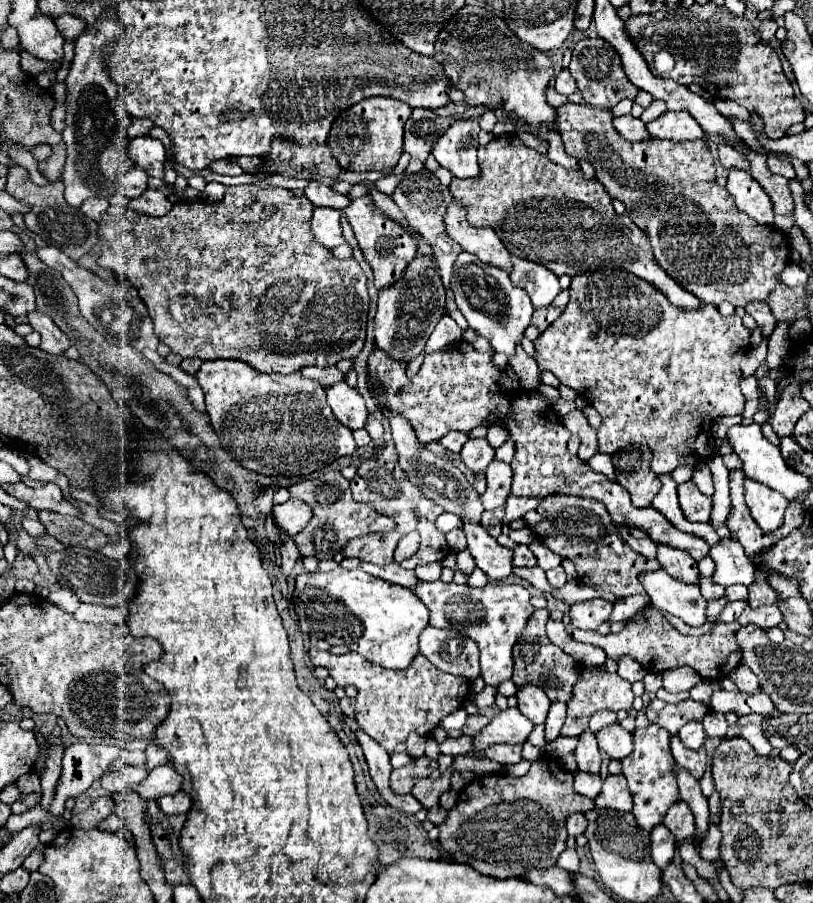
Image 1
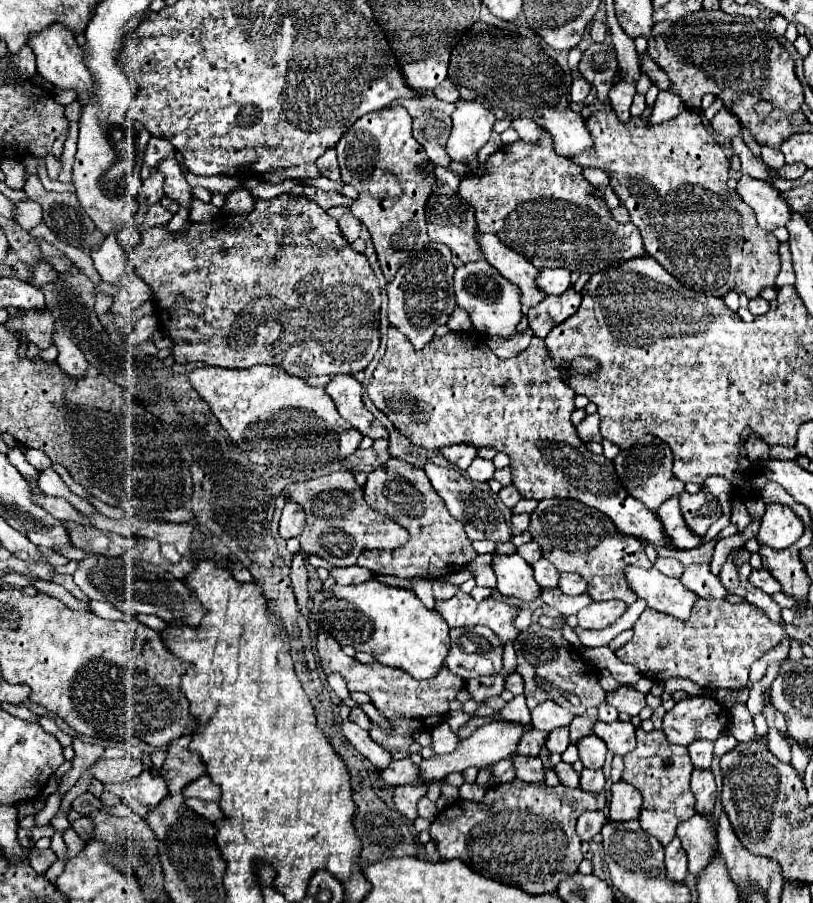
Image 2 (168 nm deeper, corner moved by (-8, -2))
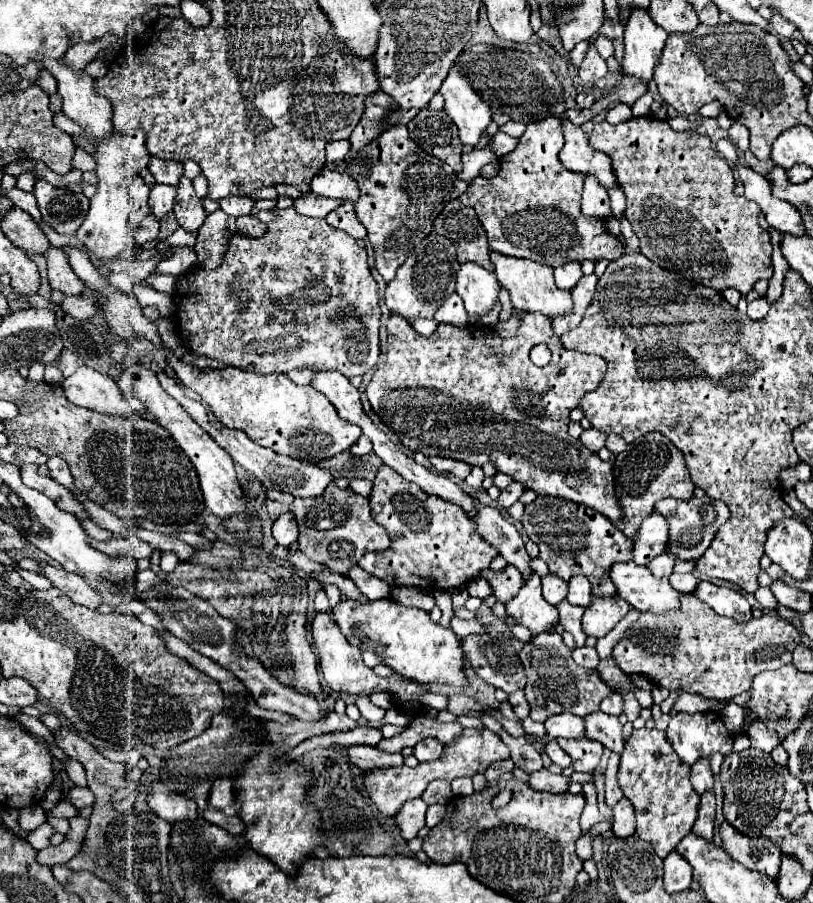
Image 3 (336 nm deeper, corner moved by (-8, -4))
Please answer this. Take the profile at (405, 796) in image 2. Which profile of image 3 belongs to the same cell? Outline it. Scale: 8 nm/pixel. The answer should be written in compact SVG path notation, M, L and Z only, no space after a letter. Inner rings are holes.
M411 799L403 805L403 809L395 815L395 823L403 835L403 839L413 839L417 837L419 829L425 827L425 811L427 803L421 799Z

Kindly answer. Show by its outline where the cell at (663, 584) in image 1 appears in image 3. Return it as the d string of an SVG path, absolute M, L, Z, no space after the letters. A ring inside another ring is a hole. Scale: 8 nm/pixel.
M615 563L609 577L617 589L617 595L629 601L637 611L667 613L679 609L681 593L675 591L667 577L653 577L649 567L631 563Z

